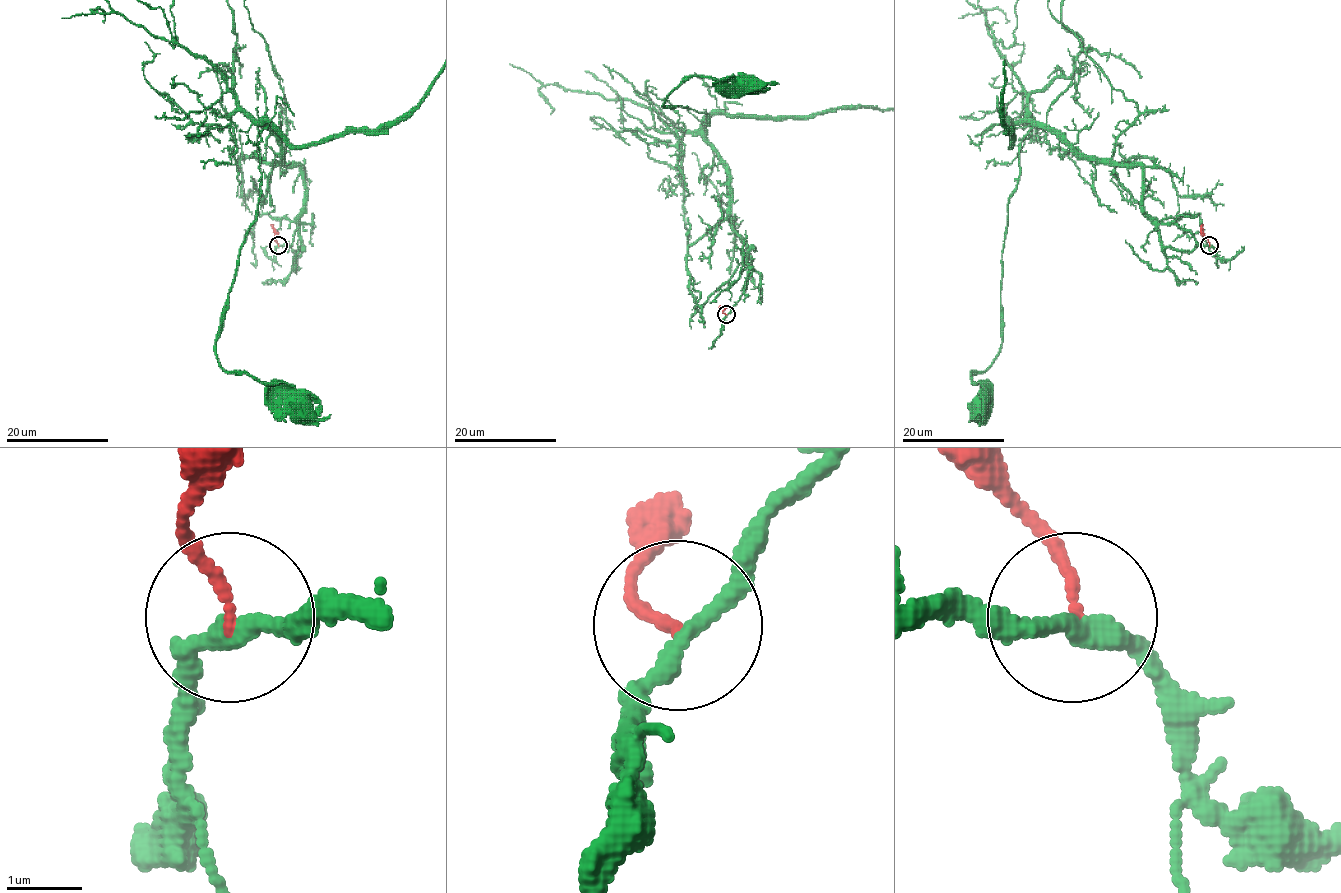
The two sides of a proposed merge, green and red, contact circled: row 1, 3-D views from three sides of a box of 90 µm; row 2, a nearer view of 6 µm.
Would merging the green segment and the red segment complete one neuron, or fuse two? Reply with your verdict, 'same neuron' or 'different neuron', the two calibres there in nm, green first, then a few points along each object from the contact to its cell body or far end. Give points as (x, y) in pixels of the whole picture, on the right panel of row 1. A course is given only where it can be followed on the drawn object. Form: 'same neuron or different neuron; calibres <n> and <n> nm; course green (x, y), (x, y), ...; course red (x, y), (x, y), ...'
different neuron; calibres 240 and 140 nm; course green (1209, 245), (1165, 246), (1139, 166), (1087, 160), (1035, 126), (1008, 204), (1001, 340), (971, 373), (981, 405); course red (1209, 245), (1202, 231), (1203, 224)

